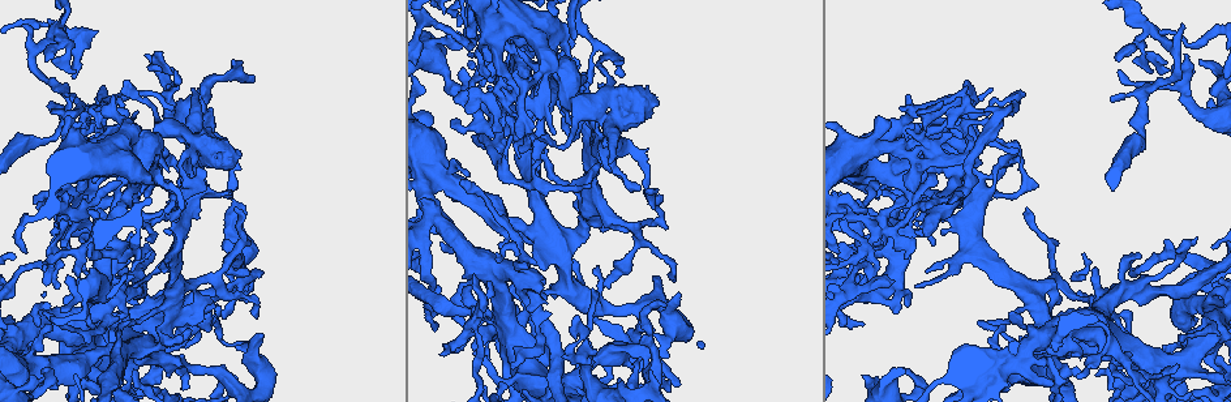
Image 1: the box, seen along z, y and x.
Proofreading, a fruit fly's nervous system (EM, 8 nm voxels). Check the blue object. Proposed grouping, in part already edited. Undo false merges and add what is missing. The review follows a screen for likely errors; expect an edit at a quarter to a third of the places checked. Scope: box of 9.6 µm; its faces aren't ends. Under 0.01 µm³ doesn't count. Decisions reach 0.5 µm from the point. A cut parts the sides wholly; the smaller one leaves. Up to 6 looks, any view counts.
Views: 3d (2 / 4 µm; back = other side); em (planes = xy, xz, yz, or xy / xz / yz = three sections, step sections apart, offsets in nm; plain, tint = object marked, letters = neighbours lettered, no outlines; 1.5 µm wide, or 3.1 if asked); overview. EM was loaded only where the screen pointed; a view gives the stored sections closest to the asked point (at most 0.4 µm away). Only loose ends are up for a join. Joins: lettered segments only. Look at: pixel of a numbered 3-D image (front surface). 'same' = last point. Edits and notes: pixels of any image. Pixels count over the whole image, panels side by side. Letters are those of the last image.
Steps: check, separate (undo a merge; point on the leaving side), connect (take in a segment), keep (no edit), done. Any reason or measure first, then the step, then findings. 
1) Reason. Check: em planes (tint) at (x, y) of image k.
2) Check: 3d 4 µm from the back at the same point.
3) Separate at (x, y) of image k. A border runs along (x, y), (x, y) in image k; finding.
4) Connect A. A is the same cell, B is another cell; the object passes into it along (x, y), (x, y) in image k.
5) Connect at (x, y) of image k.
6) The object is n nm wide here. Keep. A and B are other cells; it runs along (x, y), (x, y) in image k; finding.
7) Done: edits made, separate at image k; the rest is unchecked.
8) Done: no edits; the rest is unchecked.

Sharp bend. Check: 3d 4 µm at (940, 134) of image 1.

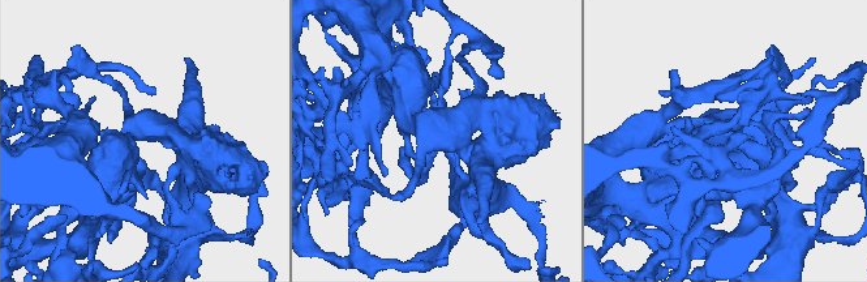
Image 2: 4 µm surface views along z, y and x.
Need the tissue. Check: em planes (letters) at (455, 131) of image 2.

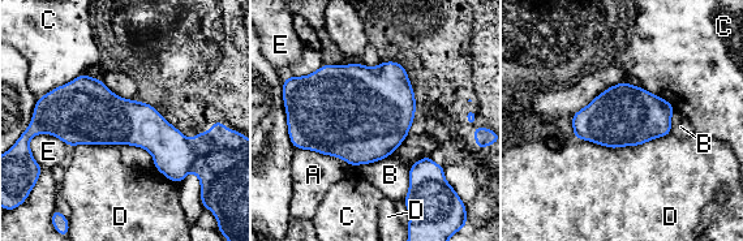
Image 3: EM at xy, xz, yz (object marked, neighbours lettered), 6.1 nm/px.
Keep. A, B, C, D and E are other cells; a border runs along (670, 133), (617, 147), (575, 138) in image 3; all the same cell.

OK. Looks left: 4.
Thin neck. Check: 3d 4 µm at (436, 42) of image 1.

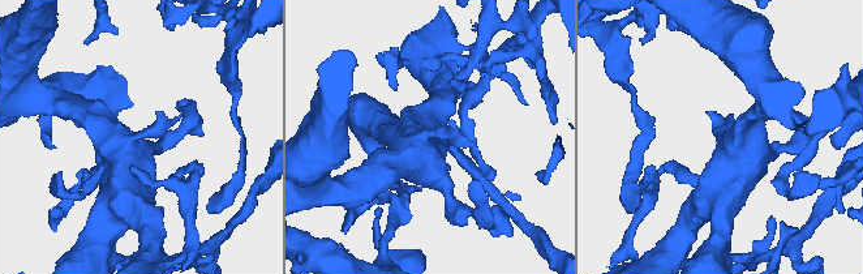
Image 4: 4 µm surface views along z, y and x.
Check: em planes (tint) at (721, 132) of image 4.

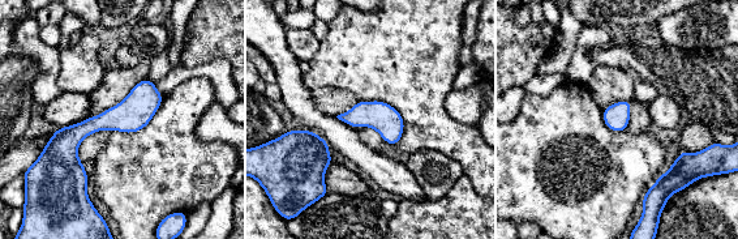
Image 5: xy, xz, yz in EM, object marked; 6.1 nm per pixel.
Check: em planes (letters) at the same point.

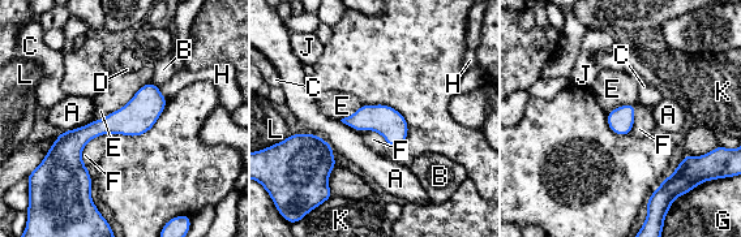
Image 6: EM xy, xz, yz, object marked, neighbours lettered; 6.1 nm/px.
Keep. A, B, C, D, E, F, G, H, J, K and L are other cells; it runs along (155, 90), (58, 163) in image 6; all the same cell.

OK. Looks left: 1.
Touches itself. Check: em planes (letters) at (55, 282) of image 1.

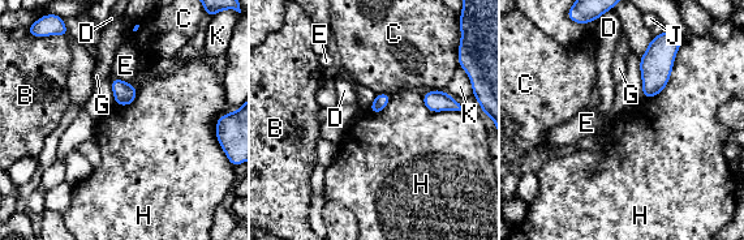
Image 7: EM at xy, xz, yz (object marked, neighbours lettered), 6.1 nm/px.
Keep. B, C, D, E, G, H, J and K are other cells; a border runs along (682, 42), (667, 85), (645, 99) in image 7; continuous, no second cell.

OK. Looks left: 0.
Done: no edits; the rest is unchecked.

